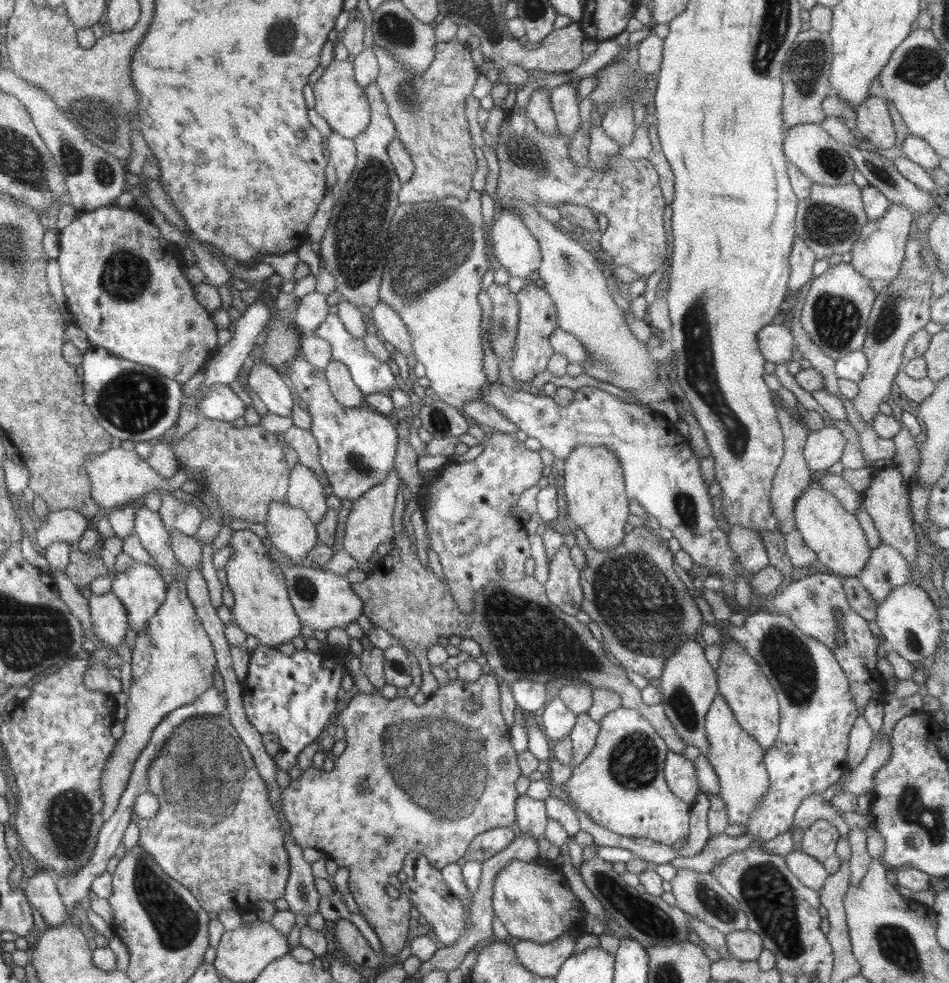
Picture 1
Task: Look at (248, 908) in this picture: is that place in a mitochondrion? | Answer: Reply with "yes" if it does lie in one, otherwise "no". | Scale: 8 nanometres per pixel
no

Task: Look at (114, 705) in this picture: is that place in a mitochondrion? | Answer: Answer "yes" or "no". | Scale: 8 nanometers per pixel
no

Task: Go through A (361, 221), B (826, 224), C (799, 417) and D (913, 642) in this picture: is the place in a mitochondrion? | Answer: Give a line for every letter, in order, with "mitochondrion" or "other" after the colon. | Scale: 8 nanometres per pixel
A: mitochondrion
B: mitochondrion
C: other
D: mitochondrion

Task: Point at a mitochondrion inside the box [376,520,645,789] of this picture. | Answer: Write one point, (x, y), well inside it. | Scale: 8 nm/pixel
(527, 637)

